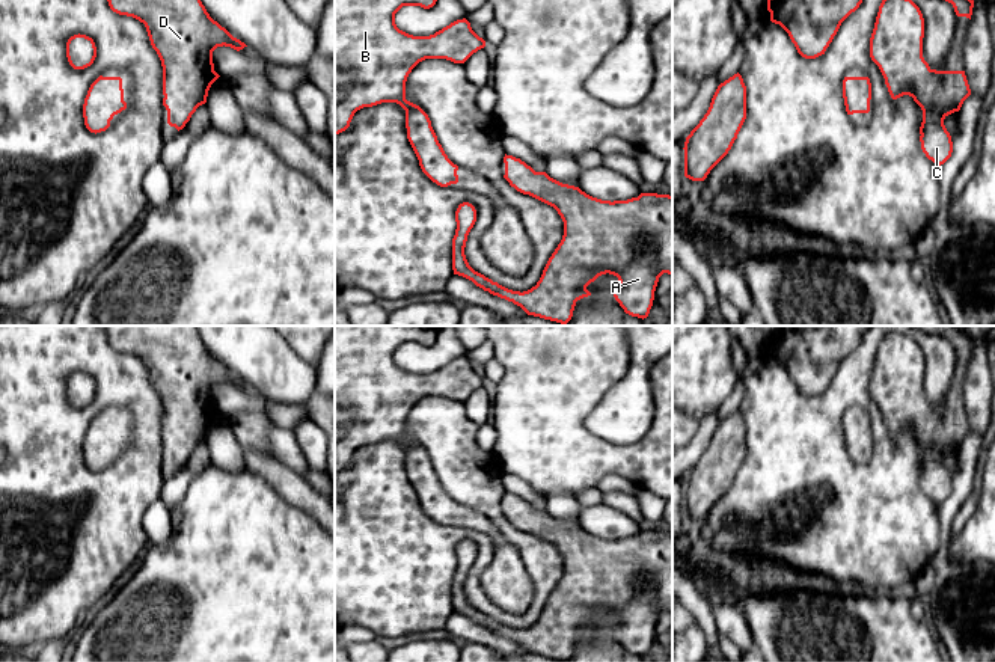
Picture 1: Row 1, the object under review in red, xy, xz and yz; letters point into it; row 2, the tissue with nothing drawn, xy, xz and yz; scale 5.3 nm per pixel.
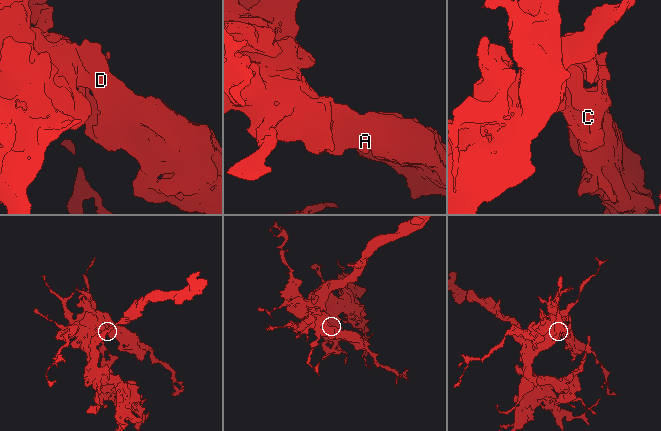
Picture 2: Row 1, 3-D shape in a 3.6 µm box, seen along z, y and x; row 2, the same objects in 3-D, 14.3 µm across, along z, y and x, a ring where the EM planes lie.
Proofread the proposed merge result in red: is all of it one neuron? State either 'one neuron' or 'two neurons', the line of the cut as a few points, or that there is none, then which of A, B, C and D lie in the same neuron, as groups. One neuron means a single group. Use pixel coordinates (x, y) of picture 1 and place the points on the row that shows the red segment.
one neuron; cut none; groups A B C D

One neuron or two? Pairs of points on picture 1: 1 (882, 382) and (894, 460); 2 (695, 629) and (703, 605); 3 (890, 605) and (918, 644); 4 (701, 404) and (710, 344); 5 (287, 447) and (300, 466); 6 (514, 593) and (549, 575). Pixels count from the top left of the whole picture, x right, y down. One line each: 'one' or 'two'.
1: two
2: two
3: one
4: one
5: one
6: two

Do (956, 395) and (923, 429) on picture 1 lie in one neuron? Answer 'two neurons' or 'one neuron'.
one neuron

